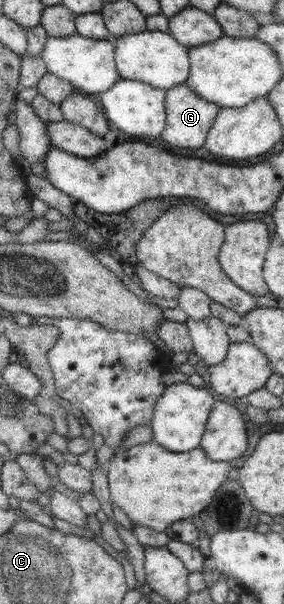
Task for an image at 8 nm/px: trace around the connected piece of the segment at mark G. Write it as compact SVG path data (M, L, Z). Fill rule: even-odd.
M186 83L174 86L166 91L165 108L167 112L167 126L161 138L173 148L197 148L203 150L207 133L217 118L220 106L209 100L197 96Z

